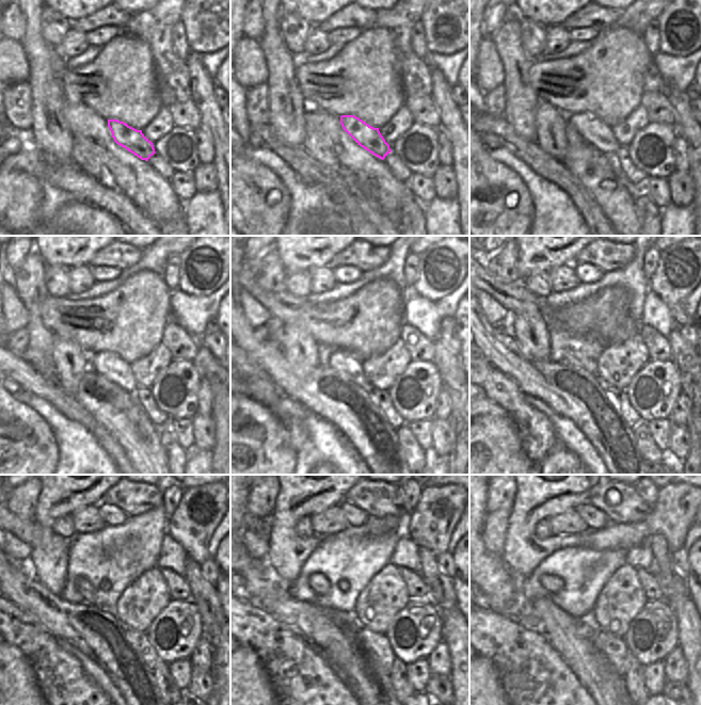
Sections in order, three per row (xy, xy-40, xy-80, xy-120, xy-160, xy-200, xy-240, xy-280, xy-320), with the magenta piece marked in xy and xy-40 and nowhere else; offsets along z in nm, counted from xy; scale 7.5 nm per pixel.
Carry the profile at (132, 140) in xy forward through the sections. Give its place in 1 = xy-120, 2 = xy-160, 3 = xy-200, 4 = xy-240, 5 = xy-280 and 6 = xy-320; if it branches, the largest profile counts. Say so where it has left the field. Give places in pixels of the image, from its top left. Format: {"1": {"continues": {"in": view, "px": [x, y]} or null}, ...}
{"1": {"continues": {"in": "xy-120", "px": [108, 364]}}, "2": {"continues": {"in": "xy-160", "px": [343, 361]}}, "3": {"continues": {"in": "xy-200", "px": [577, 359]}}, "4": {"continues": {"in": "xy-240", "px": [83, 587]}}, "5": {"continues": {"in": "xy-280", "px": [318, 582]}}, "6": {"continues": {"in": "xy-320", "px": [552, 583]}}}

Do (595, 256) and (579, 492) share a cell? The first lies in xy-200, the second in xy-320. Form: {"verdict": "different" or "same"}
{"verdict": "different"}

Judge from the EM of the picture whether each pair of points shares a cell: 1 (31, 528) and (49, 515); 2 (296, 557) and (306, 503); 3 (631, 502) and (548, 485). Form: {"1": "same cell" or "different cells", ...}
{"1": "different cells", "2": "same cell", "3": "different cells"}

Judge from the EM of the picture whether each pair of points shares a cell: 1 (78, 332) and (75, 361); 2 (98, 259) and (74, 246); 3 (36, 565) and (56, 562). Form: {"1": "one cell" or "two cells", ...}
{"1": "two cells", "2": "two cells", "3": "one cell"}

